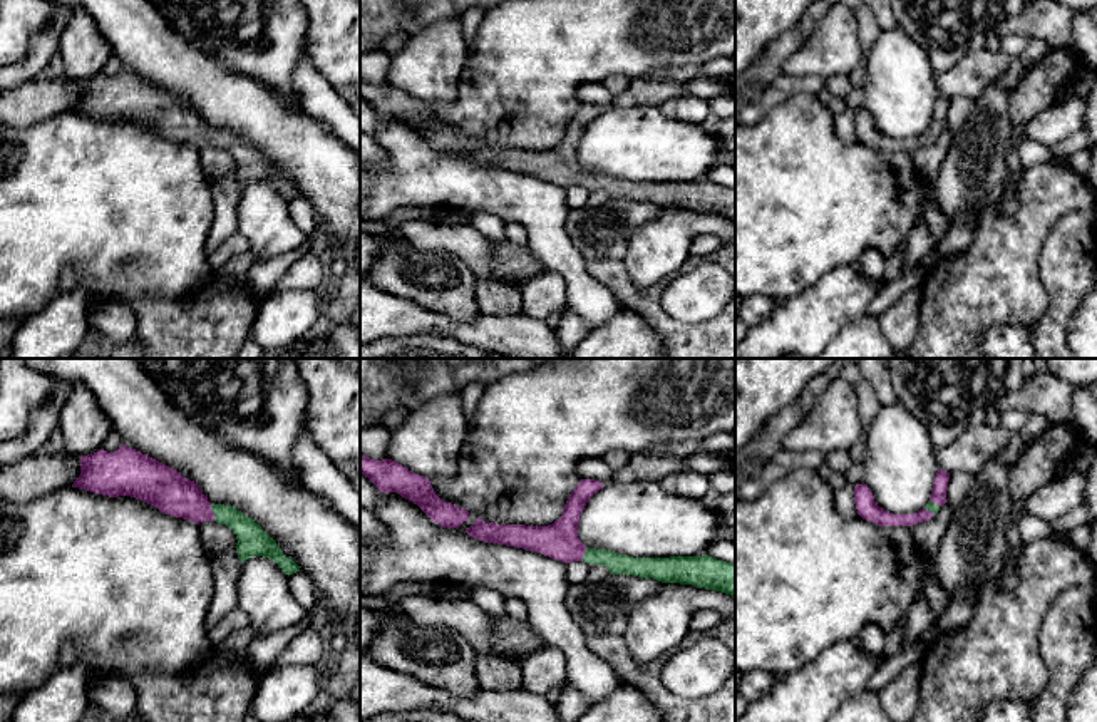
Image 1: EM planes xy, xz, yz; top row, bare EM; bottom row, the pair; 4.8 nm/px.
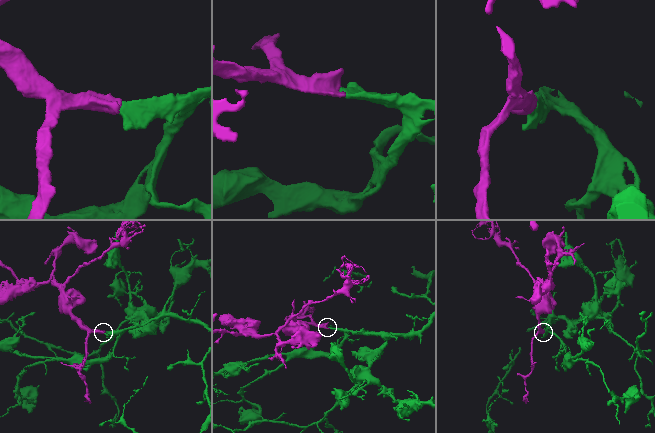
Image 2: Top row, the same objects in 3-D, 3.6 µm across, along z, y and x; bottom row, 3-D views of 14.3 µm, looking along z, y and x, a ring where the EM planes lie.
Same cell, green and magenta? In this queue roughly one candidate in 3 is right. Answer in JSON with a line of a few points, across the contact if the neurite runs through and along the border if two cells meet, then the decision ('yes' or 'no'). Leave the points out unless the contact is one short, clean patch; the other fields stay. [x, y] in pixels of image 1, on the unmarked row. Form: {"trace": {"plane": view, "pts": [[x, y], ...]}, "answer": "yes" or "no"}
{"trace": {"plane": "xy", "pts": [[252, 165], [228, 139], [213, 136], [198, 134], [166, 114]]}, "answer": "yes"}

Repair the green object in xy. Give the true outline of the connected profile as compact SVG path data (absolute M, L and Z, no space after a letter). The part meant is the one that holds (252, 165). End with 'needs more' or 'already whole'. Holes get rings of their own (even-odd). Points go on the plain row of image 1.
M124 69L114 77L99 74L80 80L80 101L72 112L109 122L131 121L164 139L196 149L203 146L226 149L236 159L236 178L241 188L253 181L265 181L288 201L300 196L300 191L281 178L275 164L255 144L234 131L211 129L194 106Z | needs more

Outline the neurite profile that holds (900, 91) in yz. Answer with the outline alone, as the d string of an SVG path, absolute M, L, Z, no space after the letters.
M903 28L883 30L864 59L864 109L874 126L893 139L914 139L931 121L940 95L928 54Z

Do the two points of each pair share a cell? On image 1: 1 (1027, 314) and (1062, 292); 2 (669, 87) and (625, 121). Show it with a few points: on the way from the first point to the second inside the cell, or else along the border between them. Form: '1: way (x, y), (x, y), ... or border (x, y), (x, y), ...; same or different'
1: border (1039, 263), (1045, 314), (1030, 329); different
2: border (657, 106), (612, 108); different

